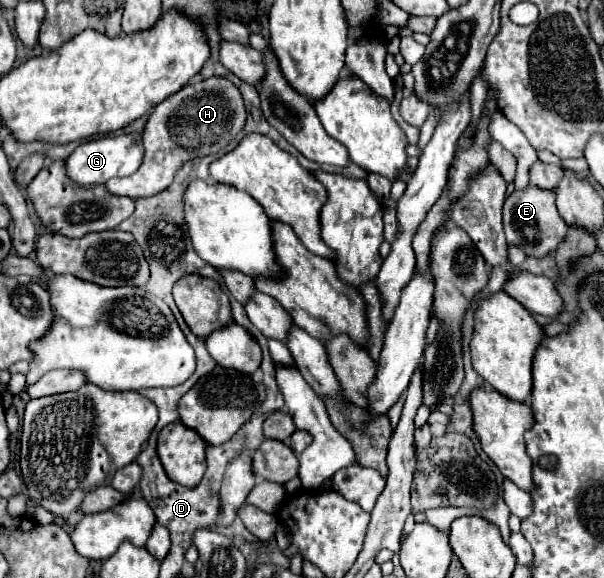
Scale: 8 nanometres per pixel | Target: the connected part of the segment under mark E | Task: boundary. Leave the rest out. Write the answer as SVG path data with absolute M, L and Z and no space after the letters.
M527 185L523 191L513 191L503 203L503 227L509 243L519 245L525 255L547 255L557 249L567 233L567 223L557 213L553 191L539 189L537 185Z

